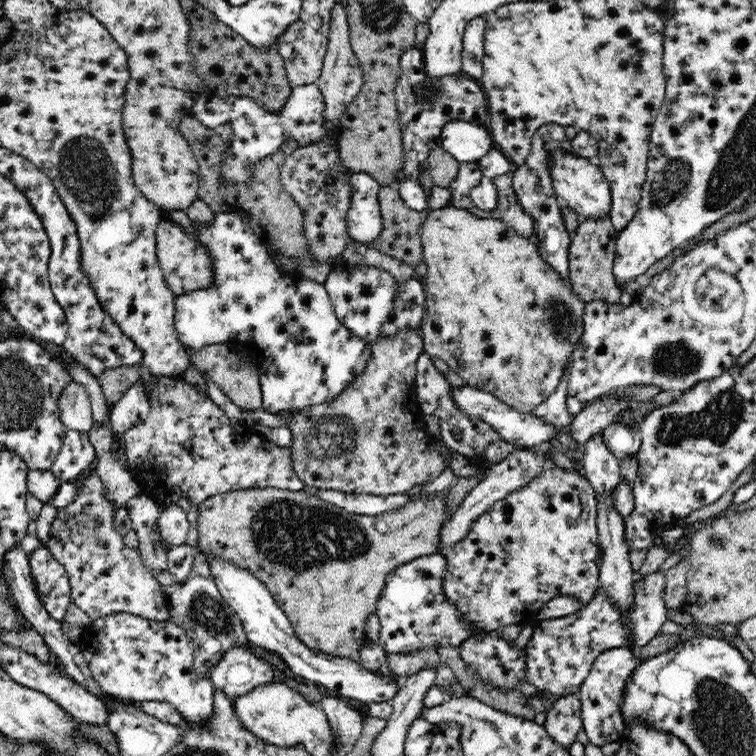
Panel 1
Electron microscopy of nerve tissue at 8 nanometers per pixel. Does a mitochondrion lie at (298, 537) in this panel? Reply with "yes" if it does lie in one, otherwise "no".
yes

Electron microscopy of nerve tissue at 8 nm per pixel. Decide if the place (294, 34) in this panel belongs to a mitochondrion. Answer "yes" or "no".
no

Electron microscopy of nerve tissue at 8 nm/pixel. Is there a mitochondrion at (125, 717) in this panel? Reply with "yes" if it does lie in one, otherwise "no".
no

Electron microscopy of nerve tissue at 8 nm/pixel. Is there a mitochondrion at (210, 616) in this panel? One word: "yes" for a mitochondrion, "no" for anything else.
yes

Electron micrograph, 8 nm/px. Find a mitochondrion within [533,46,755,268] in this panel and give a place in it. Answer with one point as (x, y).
(670, 181)

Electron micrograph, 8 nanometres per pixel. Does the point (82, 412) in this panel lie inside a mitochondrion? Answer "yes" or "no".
no

